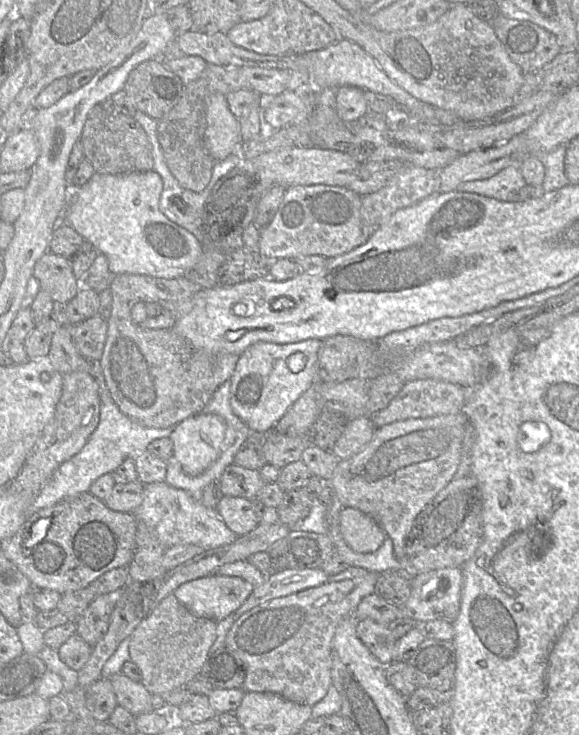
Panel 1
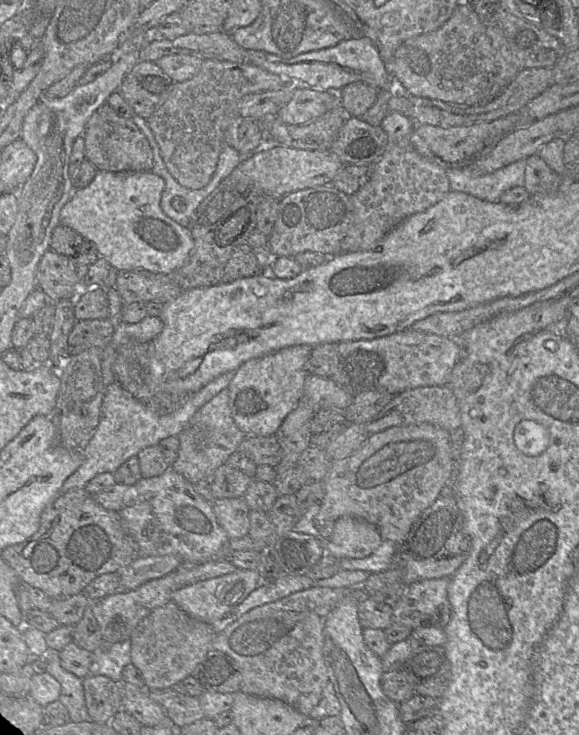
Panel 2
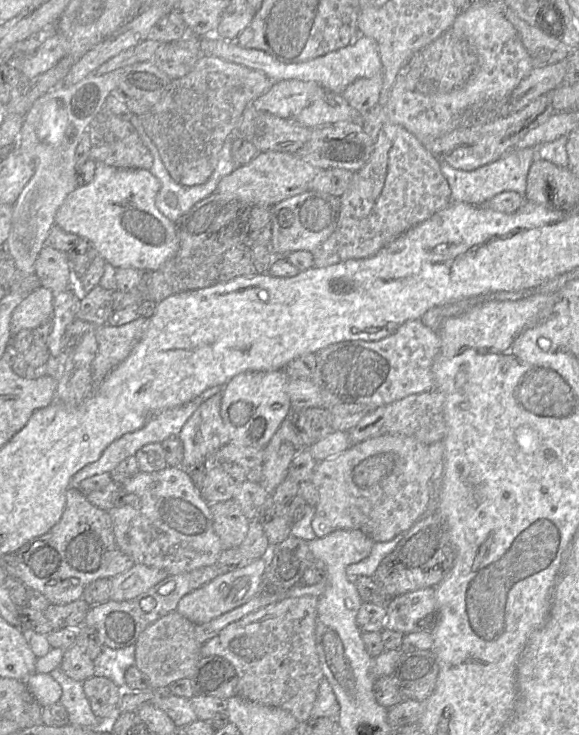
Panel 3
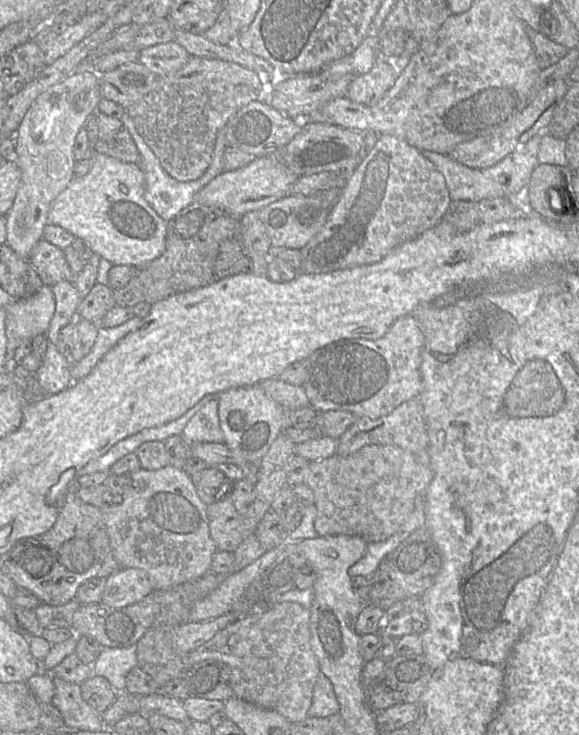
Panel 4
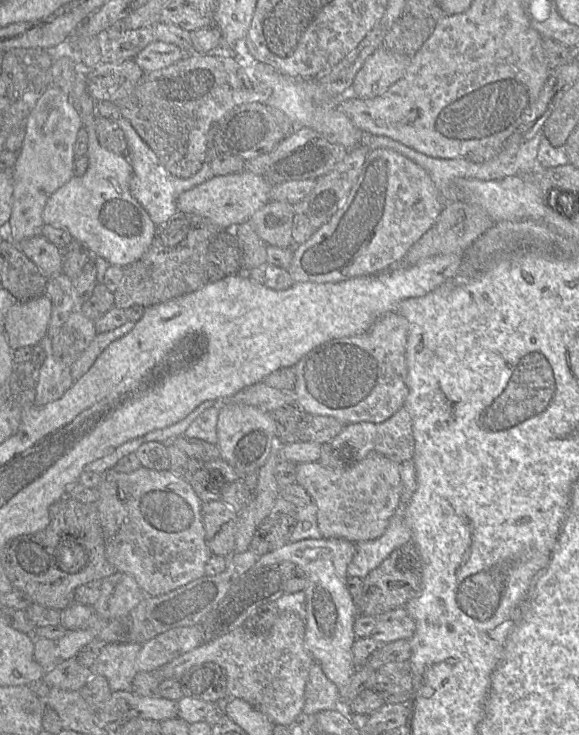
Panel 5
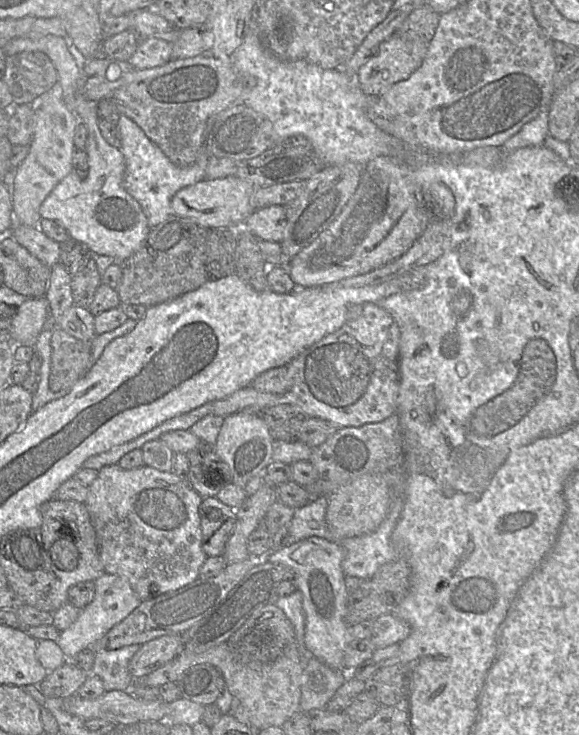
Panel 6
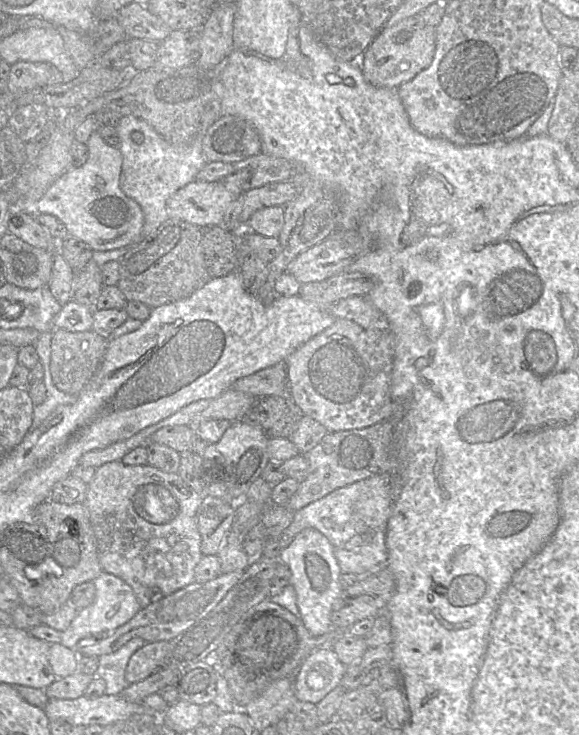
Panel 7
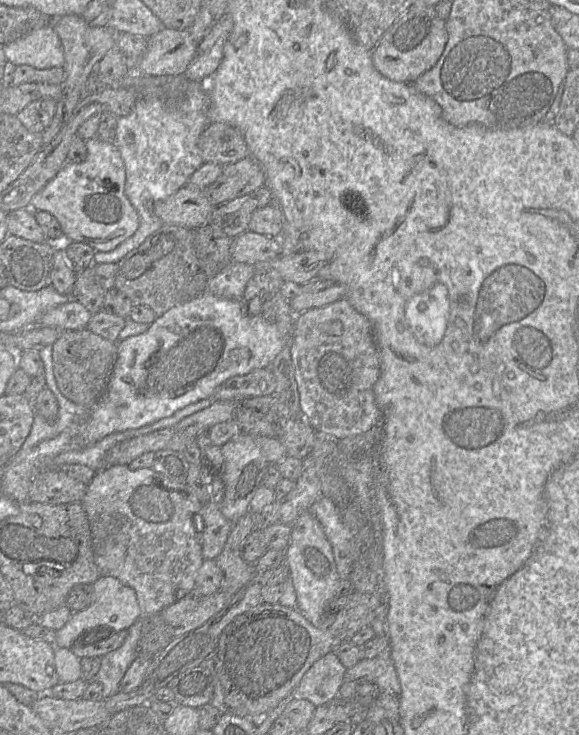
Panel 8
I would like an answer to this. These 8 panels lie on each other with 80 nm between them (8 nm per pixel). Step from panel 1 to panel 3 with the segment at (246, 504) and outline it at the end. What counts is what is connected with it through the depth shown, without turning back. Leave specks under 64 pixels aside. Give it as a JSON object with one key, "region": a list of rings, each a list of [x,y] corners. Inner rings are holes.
{"region":[[[234,500],[210,504],[213,527],[224,549],[237,548],[244,541],[250,520]]]}

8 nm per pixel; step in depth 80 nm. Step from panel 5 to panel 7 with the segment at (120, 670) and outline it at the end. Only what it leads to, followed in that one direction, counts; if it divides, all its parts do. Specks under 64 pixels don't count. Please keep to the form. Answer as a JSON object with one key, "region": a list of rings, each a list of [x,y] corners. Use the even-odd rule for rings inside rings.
{"region":[[[138,637],[132,638],[117,651],[99,656],[95,676],[106,682],[105,695],[121,695],[129,685],[125,678],[130,657],[146,642]]]}

